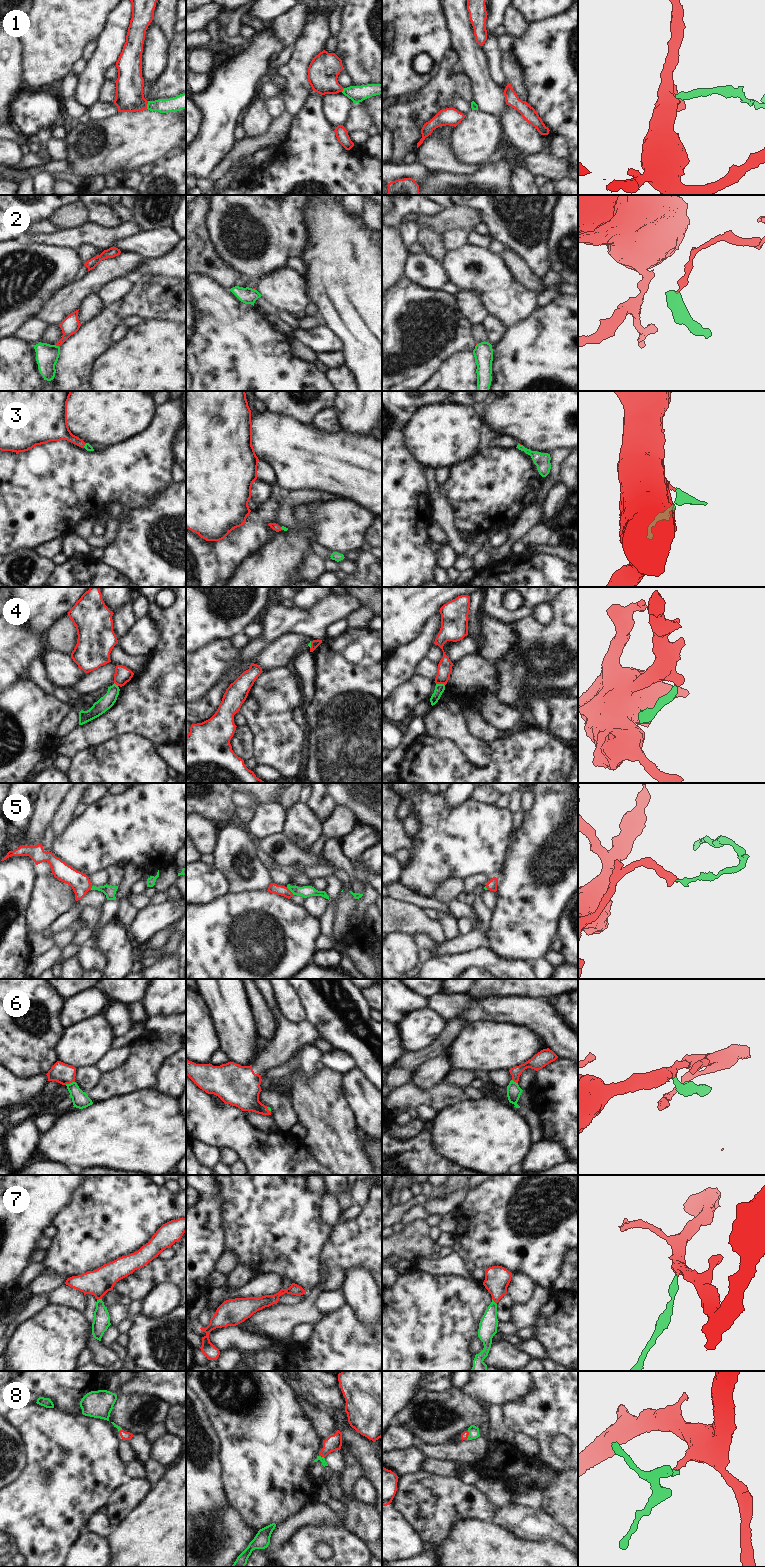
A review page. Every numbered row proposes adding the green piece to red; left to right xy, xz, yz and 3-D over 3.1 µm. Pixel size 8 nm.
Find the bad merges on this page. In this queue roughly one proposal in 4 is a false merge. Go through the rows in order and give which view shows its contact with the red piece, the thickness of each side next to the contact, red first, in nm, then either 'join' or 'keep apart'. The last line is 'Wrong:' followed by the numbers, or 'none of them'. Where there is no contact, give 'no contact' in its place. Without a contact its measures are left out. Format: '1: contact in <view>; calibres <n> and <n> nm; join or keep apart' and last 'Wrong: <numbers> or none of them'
1: contact in xy; calibres 220 and 120 nm; join
2: contact in xy; calibres 150 and 180 nm; join
3: contact in xy; calibres 170 and 60 nm; join
4: contact in yz; calibres 120 and 80 nm; keep apart
5: contact in xz; calibres 80 and 100 nm; join
6: contact in xy; calibres 160 and 140 nm; join
7: contact in yz; calibres 200 and 150 nm; join
8: contact in yz; calibres 60 and 80 nm; join
Wrong: 4

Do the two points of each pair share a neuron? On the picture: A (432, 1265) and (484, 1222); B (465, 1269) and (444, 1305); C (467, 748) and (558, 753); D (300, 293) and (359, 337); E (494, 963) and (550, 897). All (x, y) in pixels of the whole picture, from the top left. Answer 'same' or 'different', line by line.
A: different
B: different
C: different
D: different
E: different

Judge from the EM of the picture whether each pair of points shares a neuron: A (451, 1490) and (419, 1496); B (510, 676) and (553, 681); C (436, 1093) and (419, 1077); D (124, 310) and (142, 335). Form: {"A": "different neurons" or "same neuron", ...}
{"A": "same neuron", "B": "same neuron", "C": "different neurons", "D": "different neurons"}

